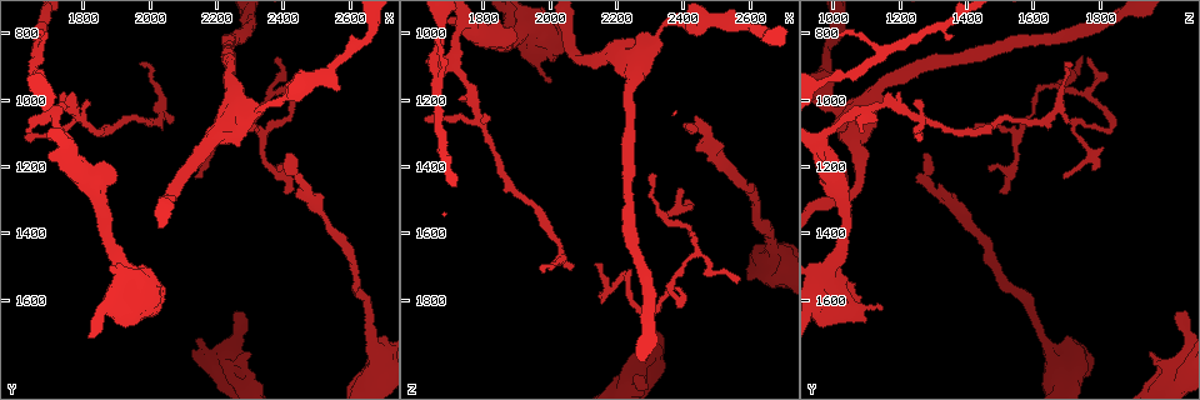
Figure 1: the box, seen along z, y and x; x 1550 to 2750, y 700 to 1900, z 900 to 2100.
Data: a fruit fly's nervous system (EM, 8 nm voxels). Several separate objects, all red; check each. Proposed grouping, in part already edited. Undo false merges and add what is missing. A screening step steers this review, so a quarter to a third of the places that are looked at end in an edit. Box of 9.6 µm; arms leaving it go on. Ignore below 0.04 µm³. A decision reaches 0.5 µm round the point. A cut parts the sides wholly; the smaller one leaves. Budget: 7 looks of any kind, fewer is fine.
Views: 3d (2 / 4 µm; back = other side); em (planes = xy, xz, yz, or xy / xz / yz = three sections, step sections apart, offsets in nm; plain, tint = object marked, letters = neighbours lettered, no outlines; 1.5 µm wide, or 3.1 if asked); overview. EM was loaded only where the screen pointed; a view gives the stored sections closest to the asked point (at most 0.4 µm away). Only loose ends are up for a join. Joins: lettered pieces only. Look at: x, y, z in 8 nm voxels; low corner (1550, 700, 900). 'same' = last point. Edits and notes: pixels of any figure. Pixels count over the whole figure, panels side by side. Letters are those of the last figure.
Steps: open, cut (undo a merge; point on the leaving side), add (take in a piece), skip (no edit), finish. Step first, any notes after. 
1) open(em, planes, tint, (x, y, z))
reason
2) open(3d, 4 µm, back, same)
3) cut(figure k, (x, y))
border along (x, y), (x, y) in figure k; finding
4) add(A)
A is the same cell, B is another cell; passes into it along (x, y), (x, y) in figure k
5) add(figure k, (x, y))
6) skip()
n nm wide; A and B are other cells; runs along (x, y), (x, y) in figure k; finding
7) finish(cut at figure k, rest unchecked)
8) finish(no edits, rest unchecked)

open(3d, 4 µm, (2390, 1200, 1470))
thin end

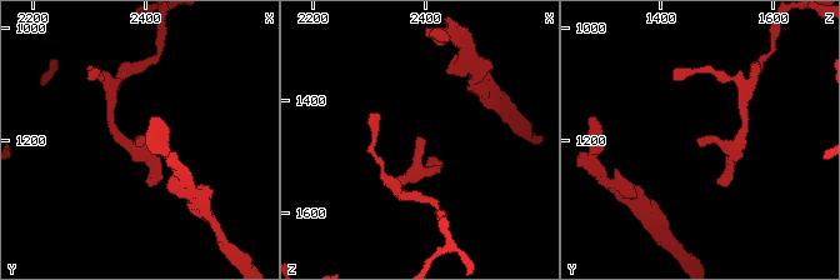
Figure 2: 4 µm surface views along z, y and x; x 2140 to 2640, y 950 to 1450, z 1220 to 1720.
open(em, planes, plain, (2385, 1200, 1470))

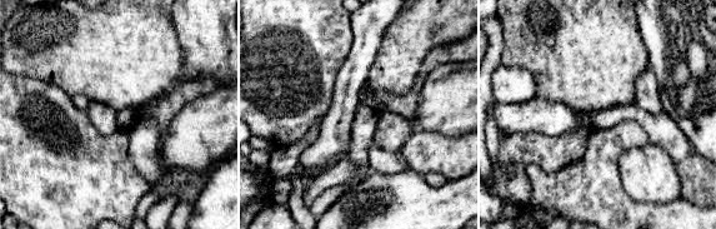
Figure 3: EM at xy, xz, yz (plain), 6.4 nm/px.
open(em, planes, letters, same)
see the neighbours

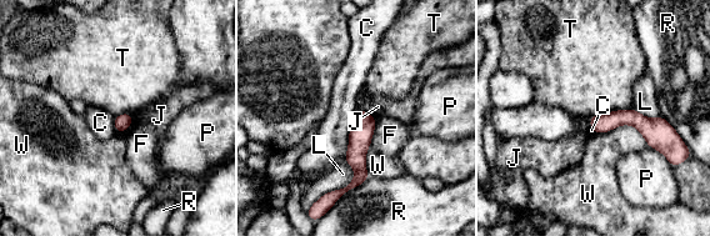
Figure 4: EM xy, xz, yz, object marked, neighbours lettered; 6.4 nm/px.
skip()
C, F, J, L, P, R, T and W are other cells; none of them fits

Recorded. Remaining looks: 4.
open(3d, 2 µm, (2560, 860, 1760))
tapers out

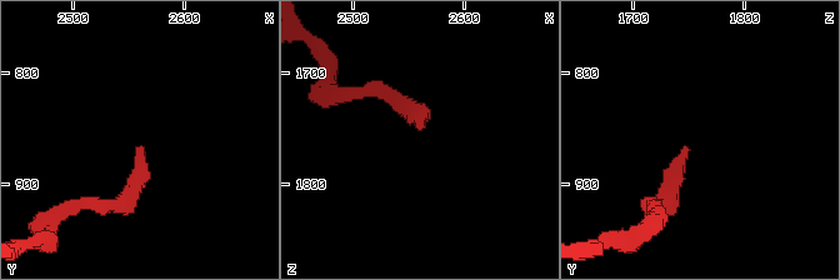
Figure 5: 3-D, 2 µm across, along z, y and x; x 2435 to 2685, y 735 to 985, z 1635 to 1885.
open(em, planes, letters, (2562, 864, 1748))

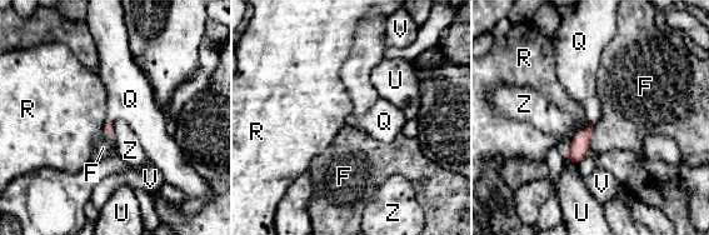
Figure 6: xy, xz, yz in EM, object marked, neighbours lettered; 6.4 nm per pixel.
add(figure 6, (130, 99))
80 nm wide; Q is the same cell, F, R, U, V and Z are other cells; passes into it along (109, 130), (110, 120), (130, 99) in figure 6; the neuron continues

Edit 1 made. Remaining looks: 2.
finish(add at figure 6, rest unchecked)

